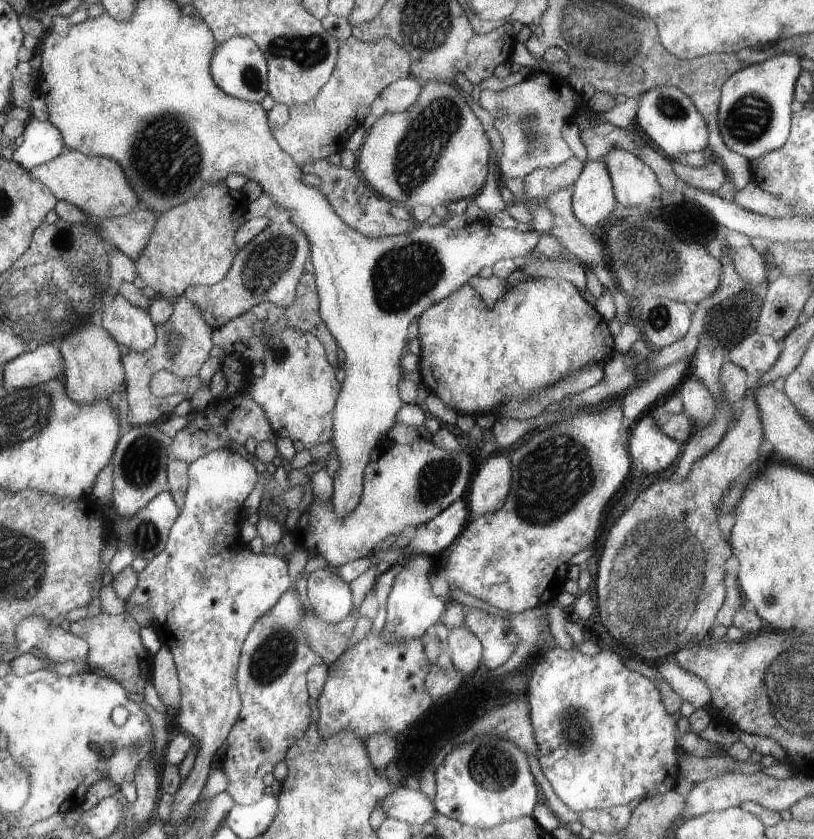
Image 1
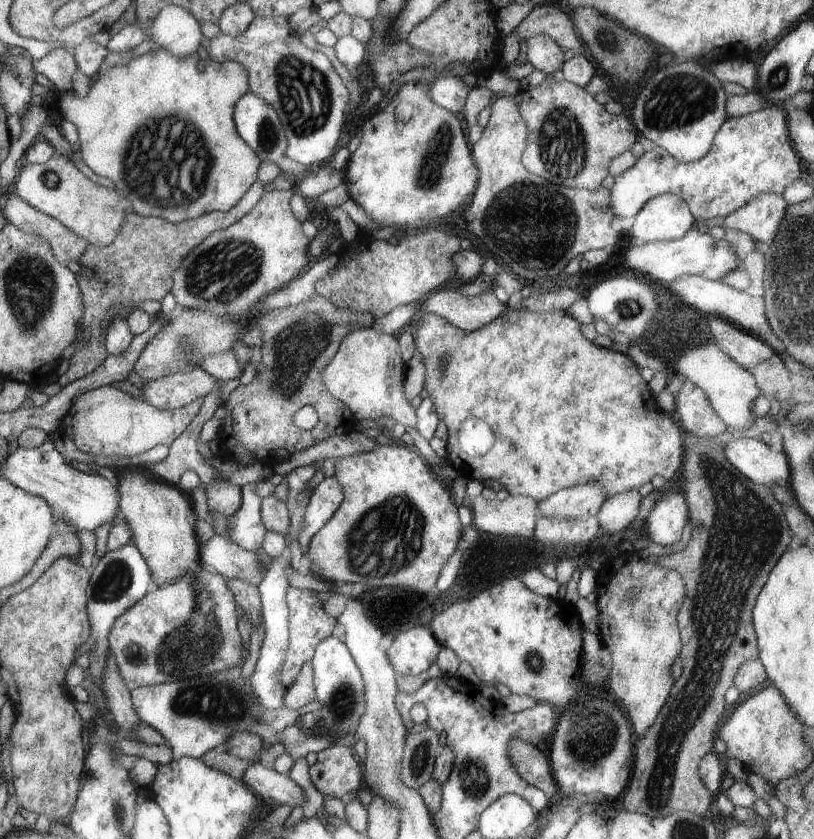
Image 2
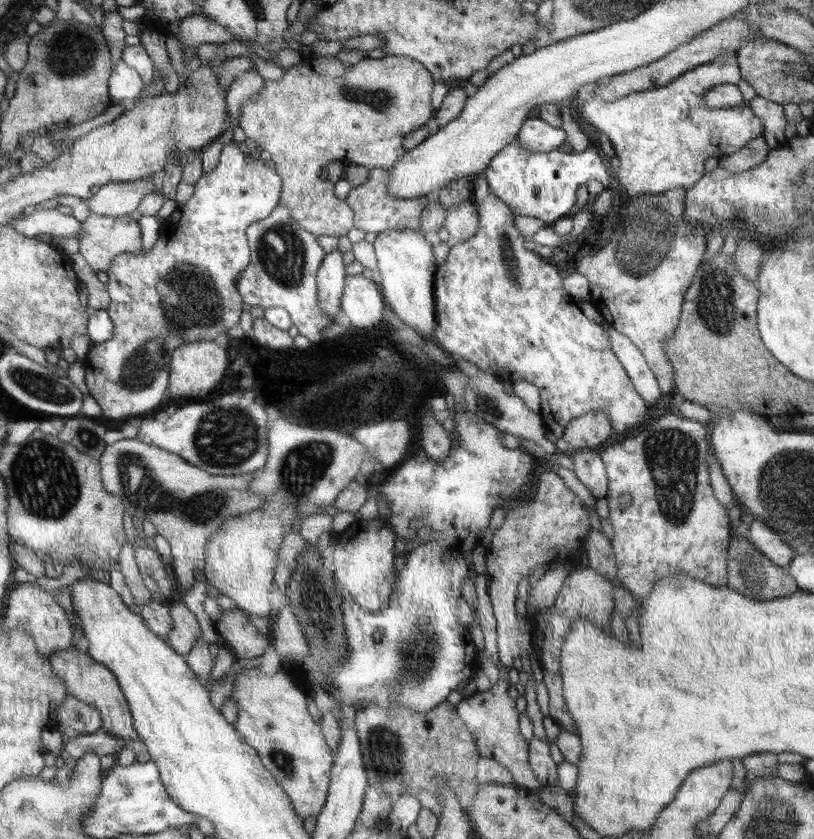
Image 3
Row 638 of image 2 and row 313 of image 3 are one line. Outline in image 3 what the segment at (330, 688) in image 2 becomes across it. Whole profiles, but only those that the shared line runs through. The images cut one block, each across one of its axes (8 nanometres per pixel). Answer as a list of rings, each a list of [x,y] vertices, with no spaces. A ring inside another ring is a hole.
[[[333,250],[327,252],[319,272],[317,272],[317,298],[319,298],[319,308],[323,314],[329,318],[337,316],[341,310],[341,298],[345,292],[345,266],[341,262],[341,252]]]

